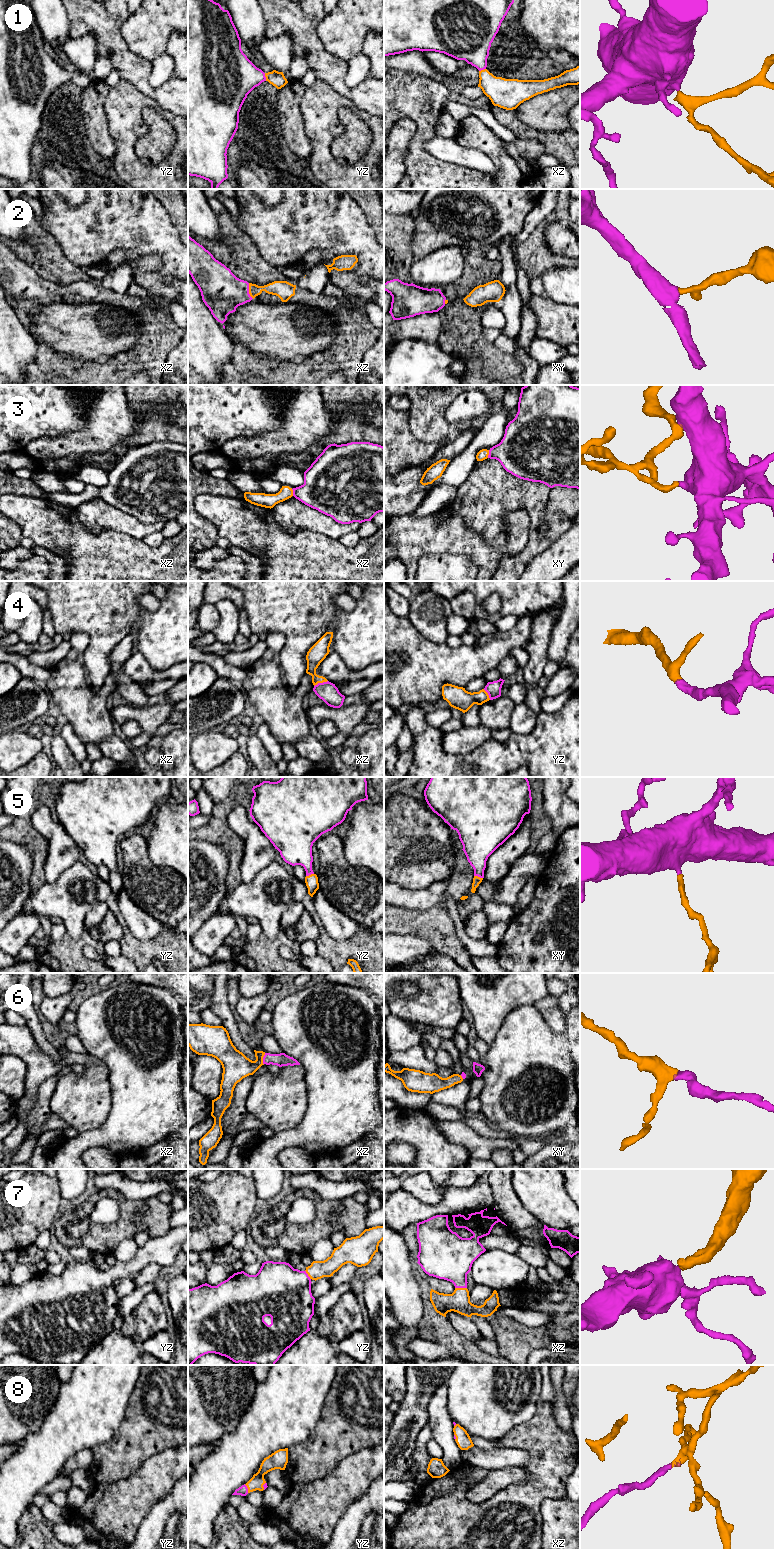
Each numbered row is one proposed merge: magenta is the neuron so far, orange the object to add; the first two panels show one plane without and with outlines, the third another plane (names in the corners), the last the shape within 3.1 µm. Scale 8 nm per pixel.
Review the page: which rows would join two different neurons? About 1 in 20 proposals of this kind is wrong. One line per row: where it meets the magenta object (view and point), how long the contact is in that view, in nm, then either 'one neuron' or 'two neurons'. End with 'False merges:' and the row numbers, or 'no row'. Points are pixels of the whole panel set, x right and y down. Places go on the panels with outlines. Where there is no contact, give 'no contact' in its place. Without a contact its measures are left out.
1: meets magenta in yz at (265, 77); contact 70 nm long; one neuron
2: meets magenta in xz at (248, 291); contact 130 nm long; one neuron
3: meets magenta in xy at (489, 454); contact 70 nm long; one neuron
4: meets magenta in xz at (320, 683); contact 120 nm long; one neuron
5: meets magenta in xy at (478, 876); contact 80 nm long; one neuron
6: meets magenta in xz at (263, 1059); contact 100 nm long; one neuron
7: meets magenta in xz at (461, 1287); contact 100 nm long; one neuron
8: meets magenta in yz at (247, 1488); contact 80 nm long; one neuron
False merges: no row

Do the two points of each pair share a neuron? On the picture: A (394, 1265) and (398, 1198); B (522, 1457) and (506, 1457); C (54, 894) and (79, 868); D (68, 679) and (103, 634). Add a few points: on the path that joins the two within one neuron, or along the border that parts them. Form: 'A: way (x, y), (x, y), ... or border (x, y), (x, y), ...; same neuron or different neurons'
A: border (394, 1229), (400, 1233); different neurons
B: way (518, 1457), (510, 1457); same neuron
C: way (60, 888), (74, 874); same neuron
D: border (81, 662), (87, 677); different neurons

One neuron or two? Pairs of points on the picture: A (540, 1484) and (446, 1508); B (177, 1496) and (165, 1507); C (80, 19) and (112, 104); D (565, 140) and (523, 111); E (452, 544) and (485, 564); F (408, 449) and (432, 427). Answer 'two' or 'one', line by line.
A: one
B: one
C: two
D: two
E: one
F: two

